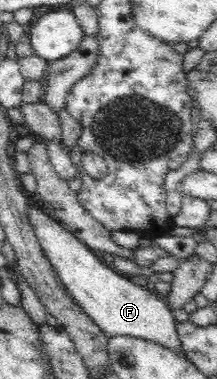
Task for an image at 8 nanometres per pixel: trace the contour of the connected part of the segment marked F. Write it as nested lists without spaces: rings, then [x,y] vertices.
[[[29,205],[28,213],[37,241],[62,284],[106,336],[132,336],[160,344],[181,357],[186,356],[173,312],[149,286],[123,276],[107,266],[98,253],[80,242],[71,232],[64,230],[58,221],[43,213],[37,205]]]

